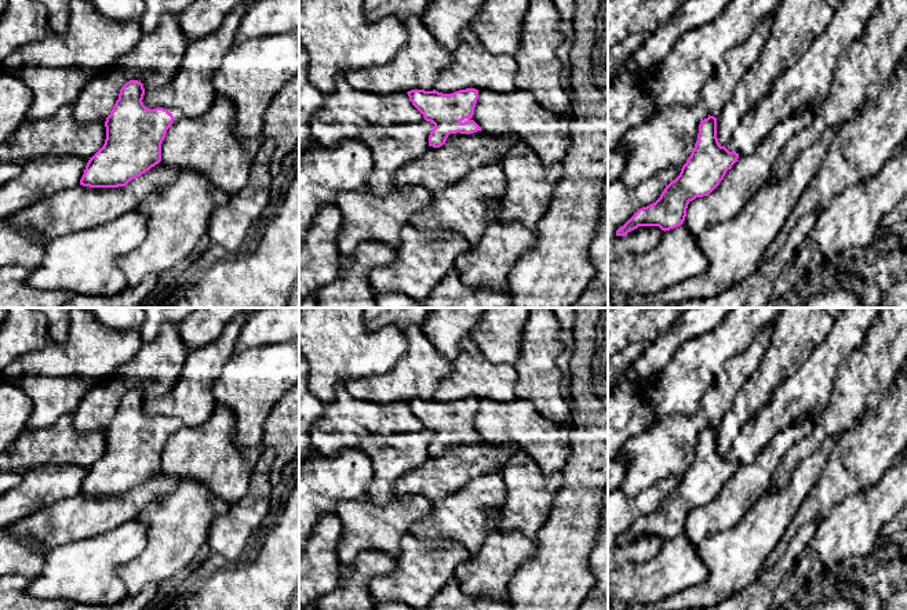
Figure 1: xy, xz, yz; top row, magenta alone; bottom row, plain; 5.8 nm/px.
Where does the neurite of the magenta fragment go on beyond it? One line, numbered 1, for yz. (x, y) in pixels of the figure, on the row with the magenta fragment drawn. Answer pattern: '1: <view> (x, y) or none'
1: none

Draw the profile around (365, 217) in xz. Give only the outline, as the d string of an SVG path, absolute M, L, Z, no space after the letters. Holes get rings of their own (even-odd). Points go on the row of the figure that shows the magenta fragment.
M396 188L385 196L371 192L339 193L335 200L342 217L339 253L351 255L364 242L389 244L397 250L401 230L416 213L430 206L431 199L433 193L425 188Z

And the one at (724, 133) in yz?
M782 0L764 48L753 65L743 73L733 88L731 99L724 105L717 117L717 138L721 146L728 145L742 117L771 91L776 77L793 66L812 41L830 25L839 1L841 0Z

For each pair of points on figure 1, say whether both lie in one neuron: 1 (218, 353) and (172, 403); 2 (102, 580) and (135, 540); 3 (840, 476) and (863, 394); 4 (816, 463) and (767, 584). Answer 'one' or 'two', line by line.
1: one
2: one
3: two
4: two

